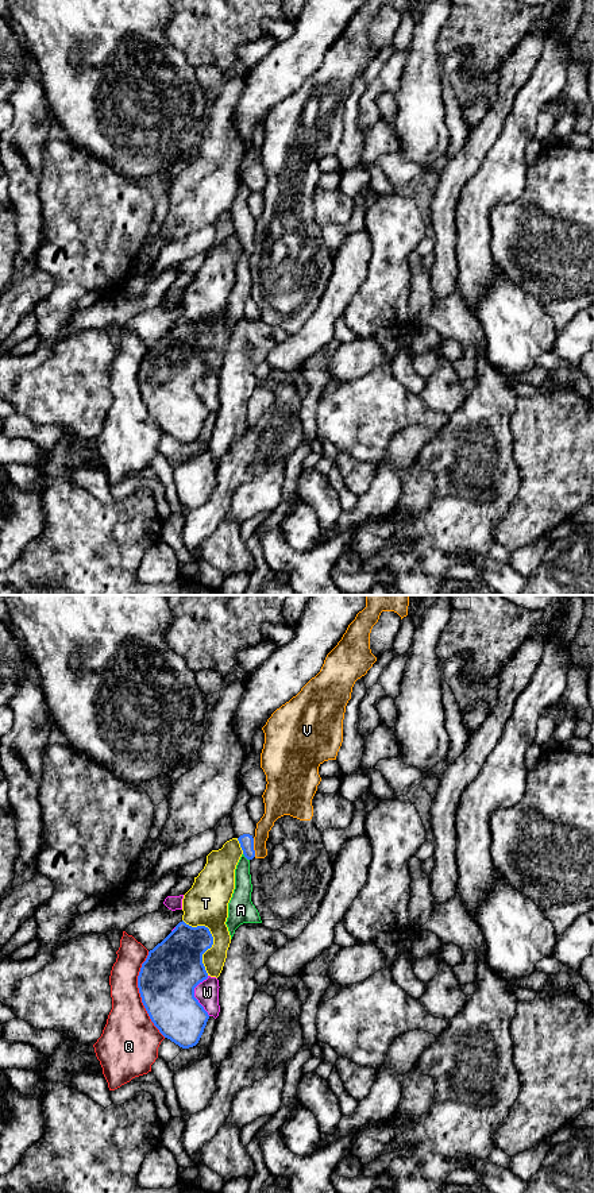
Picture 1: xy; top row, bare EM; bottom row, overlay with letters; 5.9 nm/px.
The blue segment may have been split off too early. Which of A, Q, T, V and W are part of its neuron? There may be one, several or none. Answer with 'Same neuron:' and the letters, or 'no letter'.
Same neuron: no letter

